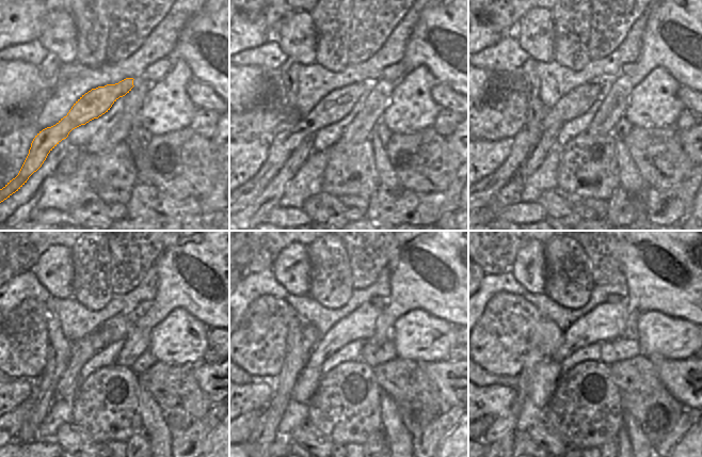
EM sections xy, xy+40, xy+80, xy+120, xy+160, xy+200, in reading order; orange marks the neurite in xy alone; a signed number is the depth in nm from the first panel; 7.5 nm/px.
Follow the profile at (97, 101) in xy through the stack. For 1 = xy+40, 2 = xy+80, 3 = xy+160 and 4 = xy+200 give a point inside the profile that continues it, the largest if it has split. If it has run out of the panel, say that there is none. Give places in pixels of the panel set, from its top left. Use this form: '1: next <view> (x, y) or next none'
1: next xy+40 (338, 103)
2: next xy+80 (577, 101)
3: next xy+160 (251, 419)
4: next xy+200 (490, 419)

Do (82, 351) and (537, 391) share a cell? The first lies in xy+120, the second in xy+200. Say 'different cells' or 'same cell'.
different cells

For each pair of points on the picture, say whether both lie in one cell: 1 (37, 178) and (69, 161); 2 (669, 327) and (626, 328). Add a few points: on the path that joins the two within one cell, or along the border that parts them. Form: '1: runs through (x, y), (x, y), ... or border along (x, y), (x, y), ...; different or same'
1: border along (69, 147), (53, 175); different
2: border along (639, 315), (637, 330), (634, 335); different

